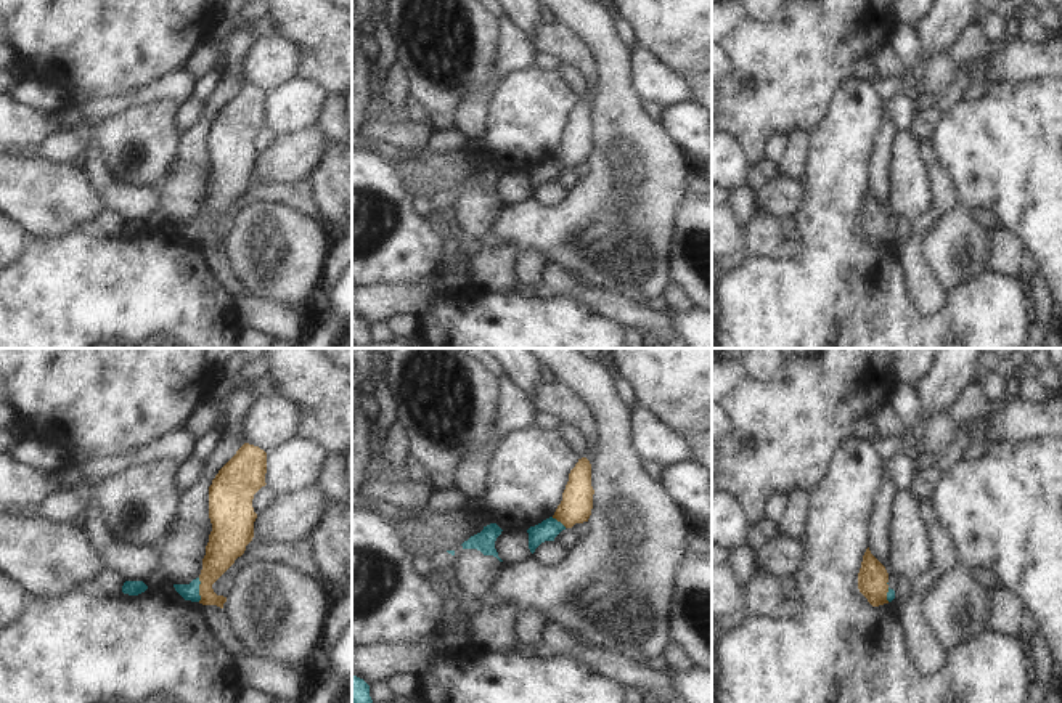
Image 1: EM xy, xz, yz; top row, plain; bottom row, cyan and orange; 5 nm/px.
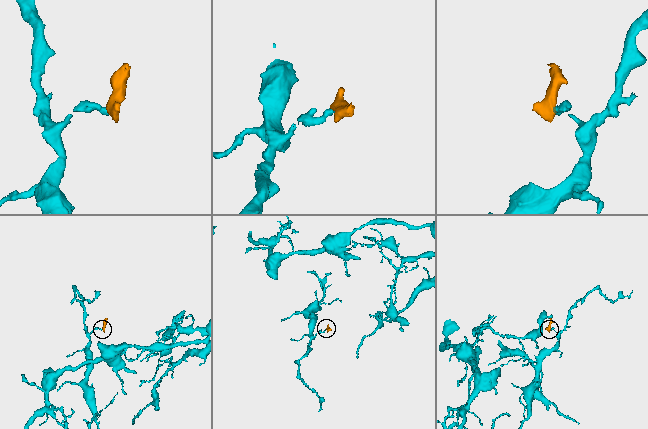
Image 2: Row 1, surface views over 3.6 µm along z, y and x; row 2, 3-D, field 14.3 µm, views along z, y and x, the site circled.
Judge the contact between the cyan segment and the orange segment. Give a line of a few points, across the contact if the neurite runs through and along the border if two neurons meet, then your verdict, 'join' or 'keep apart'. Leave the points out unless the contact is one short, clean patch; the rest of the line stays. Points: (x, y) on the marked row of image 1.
line xy (198, 578), (200, 601); keep apart

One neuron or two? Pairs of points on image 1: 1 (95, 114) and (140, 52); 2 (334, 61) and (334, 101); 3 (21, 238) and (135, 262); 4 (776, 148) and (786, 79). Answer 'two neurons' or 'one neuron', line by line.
1: two neurons
2: two neurons
3: two neurons
4: two neurons

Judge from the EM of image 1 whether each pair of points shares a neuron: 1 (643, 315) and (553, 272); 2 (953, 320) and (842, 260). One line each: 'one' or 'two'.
1: one
2: one

